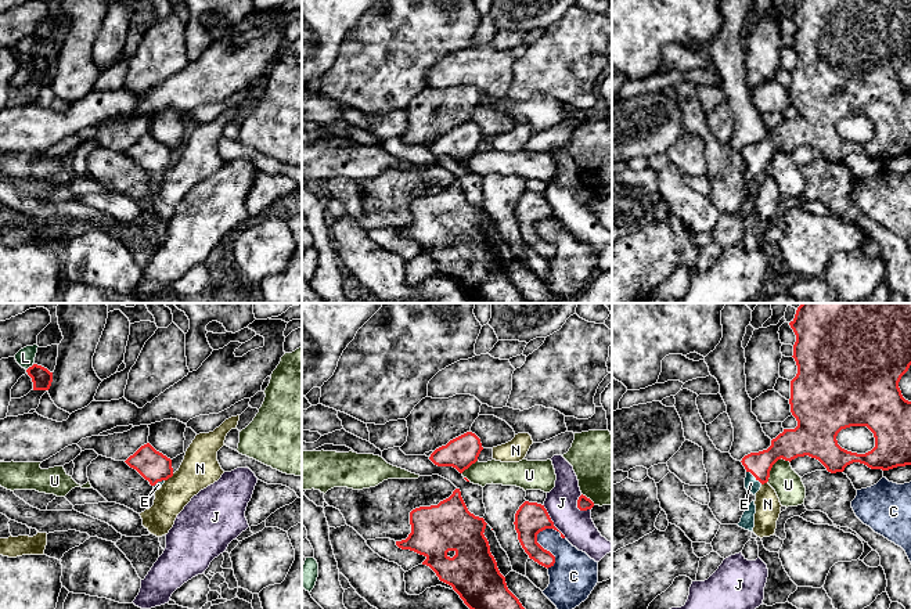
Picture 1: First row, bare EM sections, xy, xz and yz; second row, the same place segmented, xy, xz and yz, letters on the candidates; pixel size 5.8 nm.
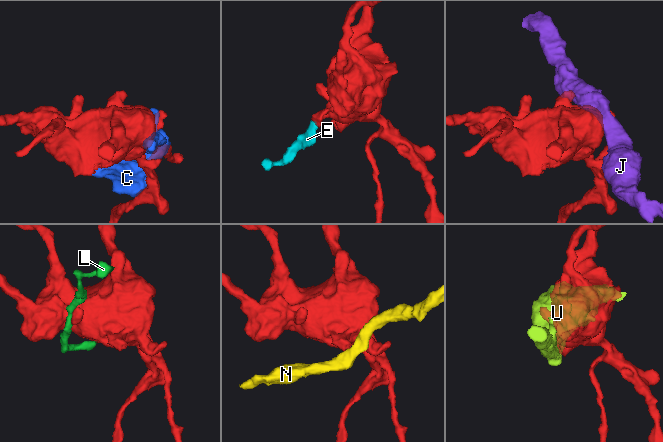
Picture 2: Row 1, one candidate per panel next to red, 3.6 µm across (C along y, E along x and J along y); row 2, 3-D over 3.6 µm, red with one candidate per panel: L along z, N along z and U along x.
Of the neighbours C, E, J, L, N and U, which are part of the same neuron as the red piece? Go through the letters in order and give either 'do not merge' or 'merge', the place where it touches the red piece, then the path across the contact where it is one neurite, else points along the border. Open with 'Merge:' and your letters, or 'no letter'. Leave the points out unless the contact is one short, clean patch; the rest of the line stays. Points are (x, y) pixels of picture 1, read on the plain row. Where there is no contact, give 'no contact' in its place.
Merge: E
C: do not merge; meets red in xz at (540, 235)
E: merge; meets red in yz at (755, 166); runs through yz (785, 136), (780, 137), (755, 166), (751, 173)
J: do not merge; meets red in xz at (553, 212)
L: do not merge; meets red in xy at (29, 57)
N: do not merge; meets red in xy at (169, 166); border along xy (173, 164), (165, 170)
U: do not merge; meets red in yz at (773, 154)

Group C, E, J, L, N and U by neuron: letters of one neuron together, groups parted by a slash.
C / E / J / L / N / U

